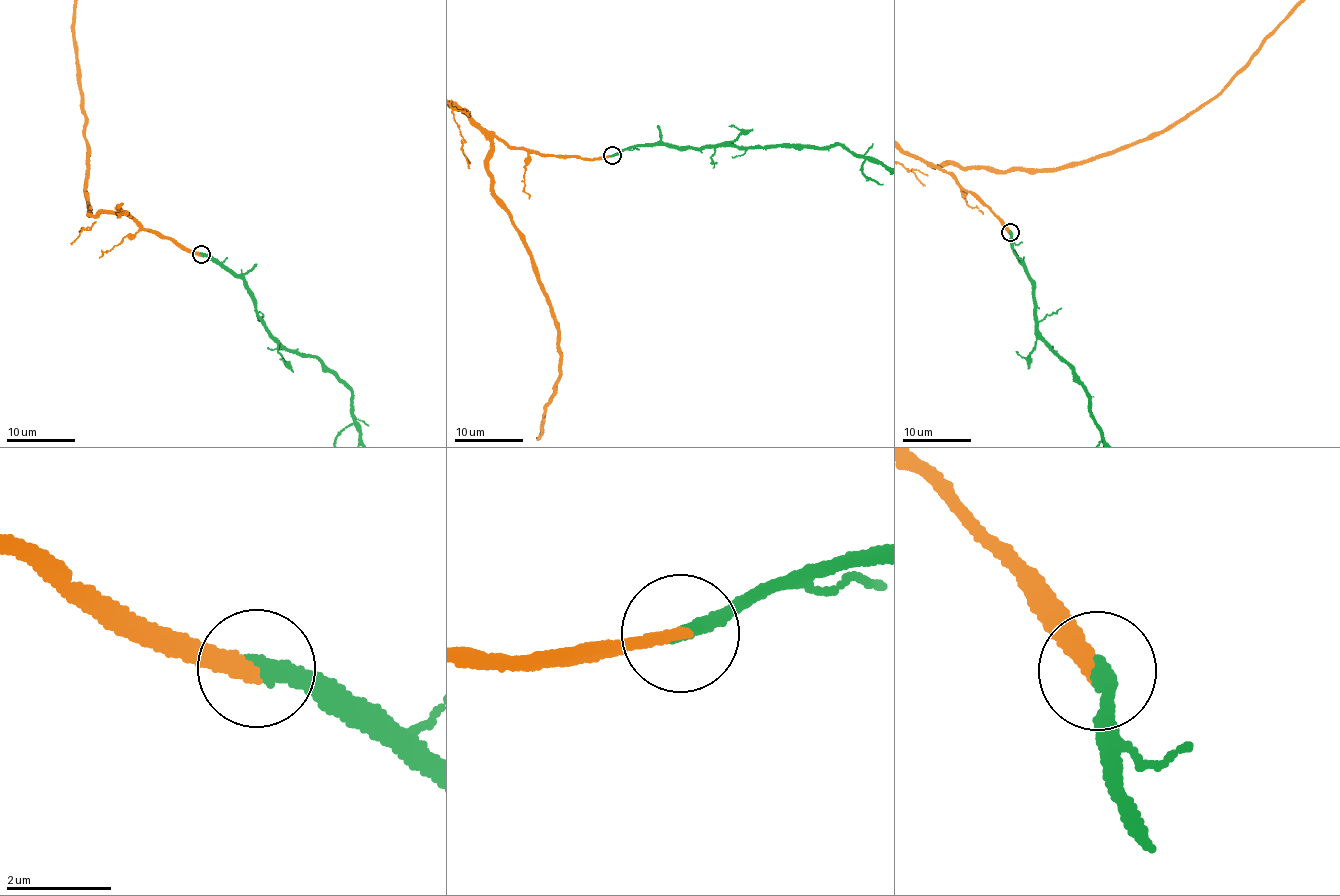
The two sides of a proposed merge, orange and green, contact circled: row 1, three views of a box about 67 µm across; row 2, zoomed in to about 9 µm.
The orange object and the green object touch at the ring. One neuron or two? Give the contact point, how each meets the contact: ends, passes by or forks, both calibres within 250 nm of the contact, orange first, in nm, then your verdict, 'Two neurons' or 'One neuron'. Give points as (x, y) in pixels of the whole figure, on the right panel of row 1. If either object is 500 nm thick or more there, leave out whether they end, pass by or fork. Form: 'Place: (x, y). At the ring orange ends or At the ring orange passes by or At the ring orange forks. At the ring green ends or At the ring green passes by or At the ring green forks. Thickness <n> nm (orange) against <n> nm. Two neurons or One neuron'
Place: (1010, 232). At the ring orange ends. At the ring green ends. Thickness 240 nm (orange) against 300 nm. One neuron

